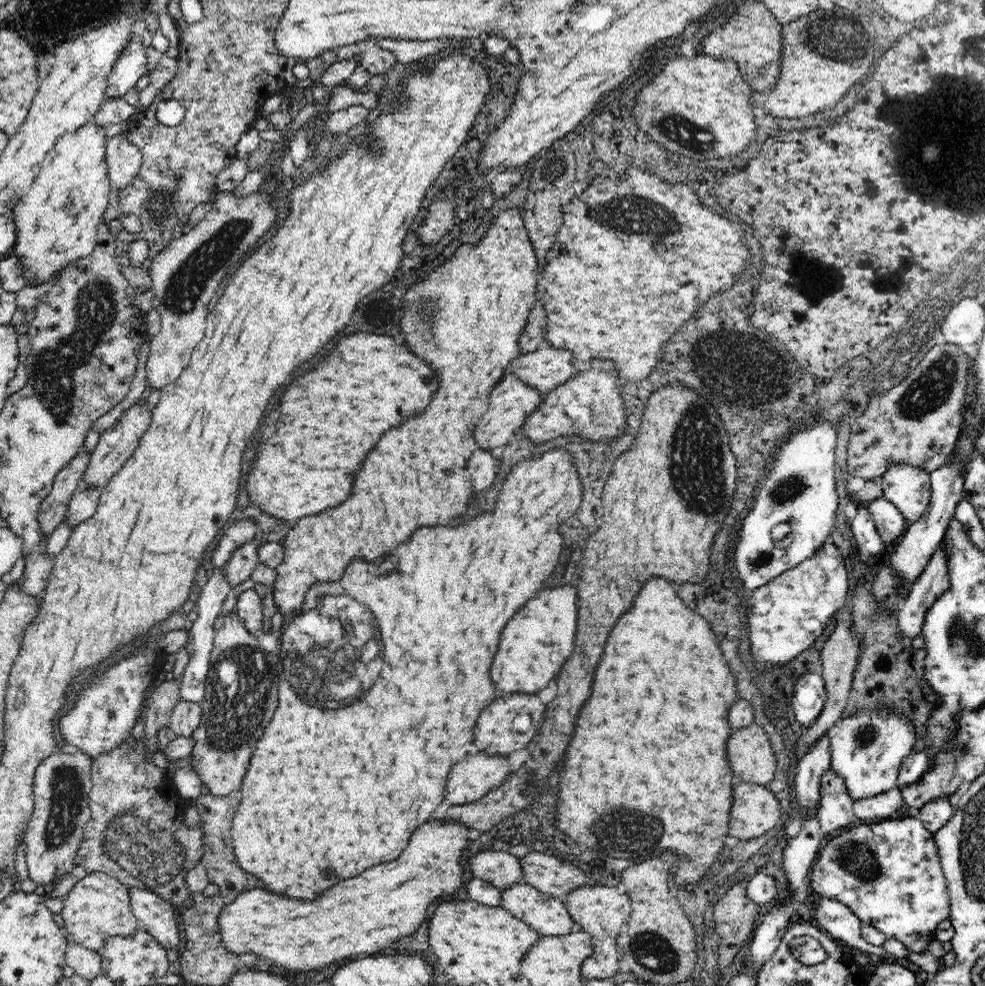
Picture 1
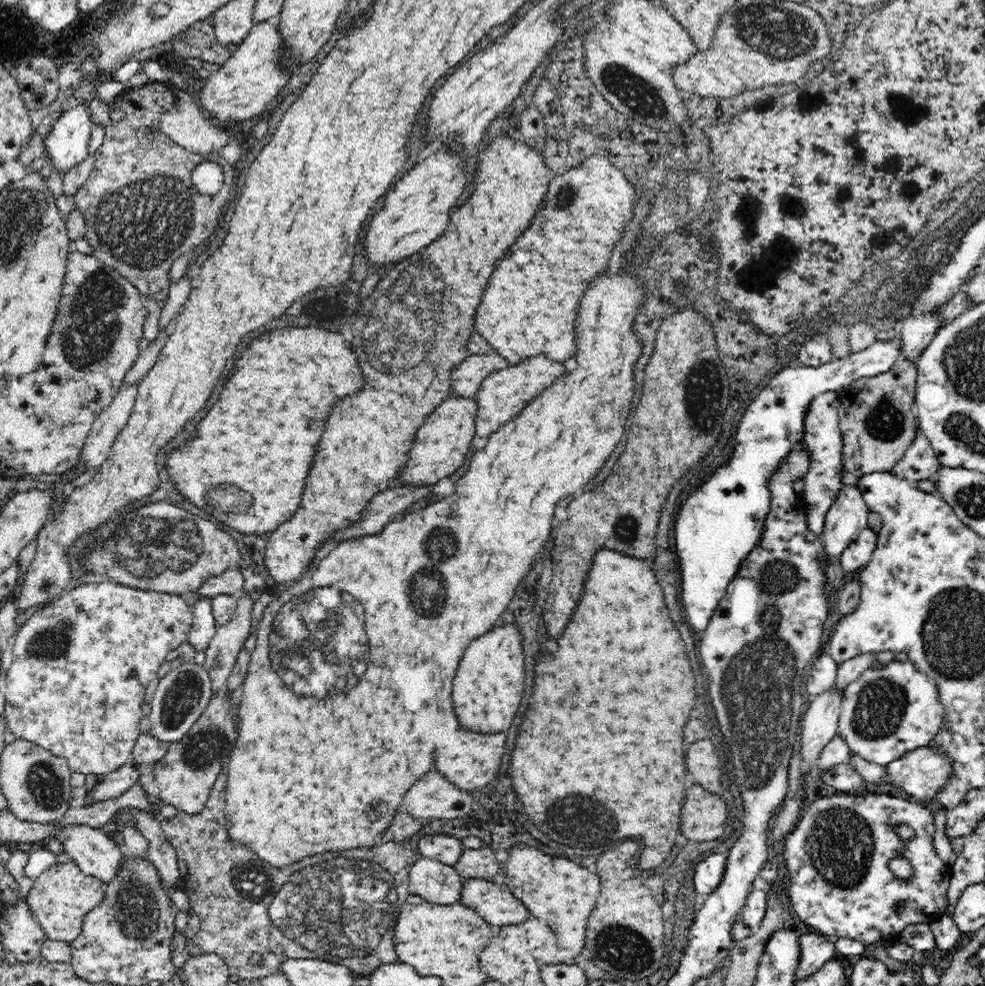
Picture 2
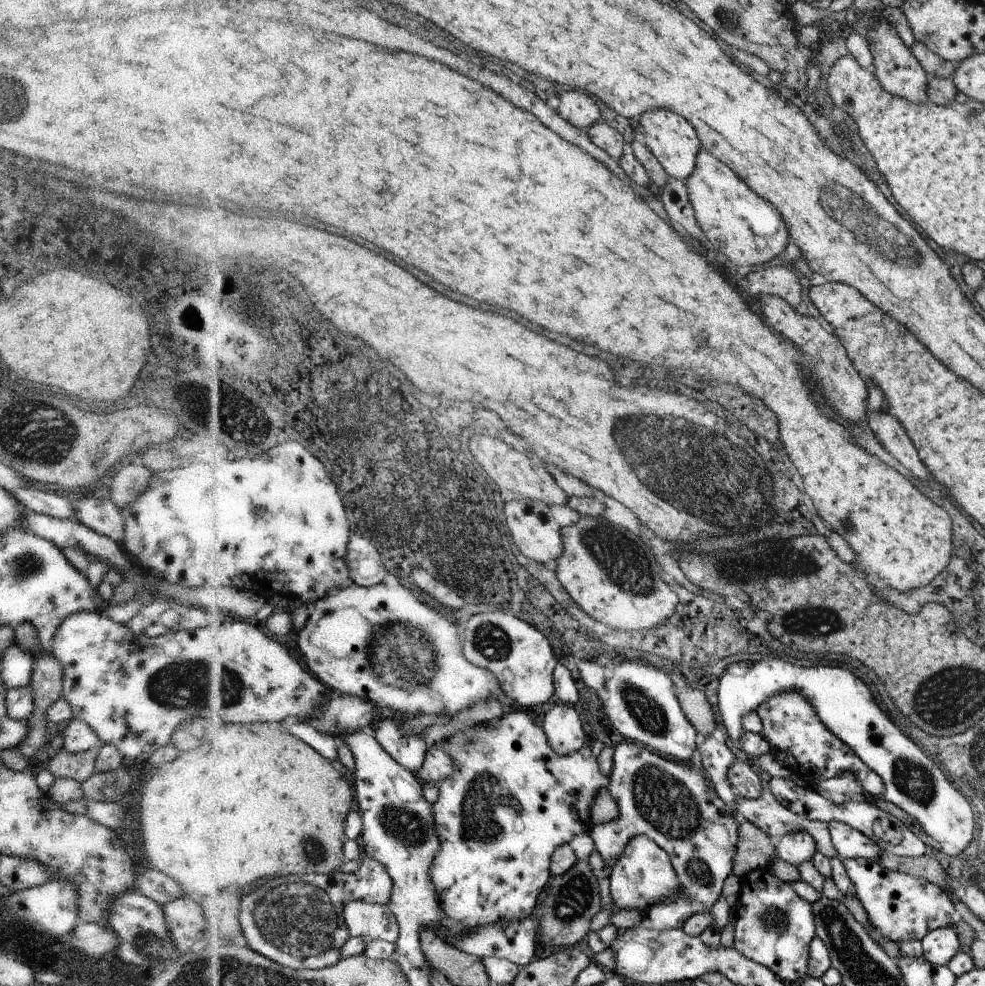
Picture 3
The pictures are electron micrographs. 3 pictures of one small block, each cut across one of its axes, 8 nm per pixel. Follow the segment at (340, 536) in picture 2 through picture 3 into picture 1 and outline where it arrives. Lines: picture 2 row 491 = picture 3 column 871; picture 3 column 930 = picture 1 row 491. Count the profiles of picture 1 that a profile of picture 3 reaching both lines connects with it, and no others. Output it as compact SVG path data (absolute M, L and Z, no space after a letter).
M478 447L466 462L466 469L470 473L474 493L492 486L496 474L498 474L500 463L496 457L492 456L490 451L490 449L480 449Z

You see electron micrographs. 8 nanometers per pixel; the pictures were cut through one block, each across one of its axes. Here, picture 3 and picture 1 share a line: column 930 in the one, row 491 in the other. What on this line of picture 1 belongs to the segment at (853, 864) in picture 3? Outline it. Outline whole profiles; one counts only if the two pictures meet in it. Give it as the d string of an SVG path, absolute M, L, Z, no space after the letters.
M892 464L879 478L883 496L902 513L906 524L914 524L930 504L929 473L912 464Z

